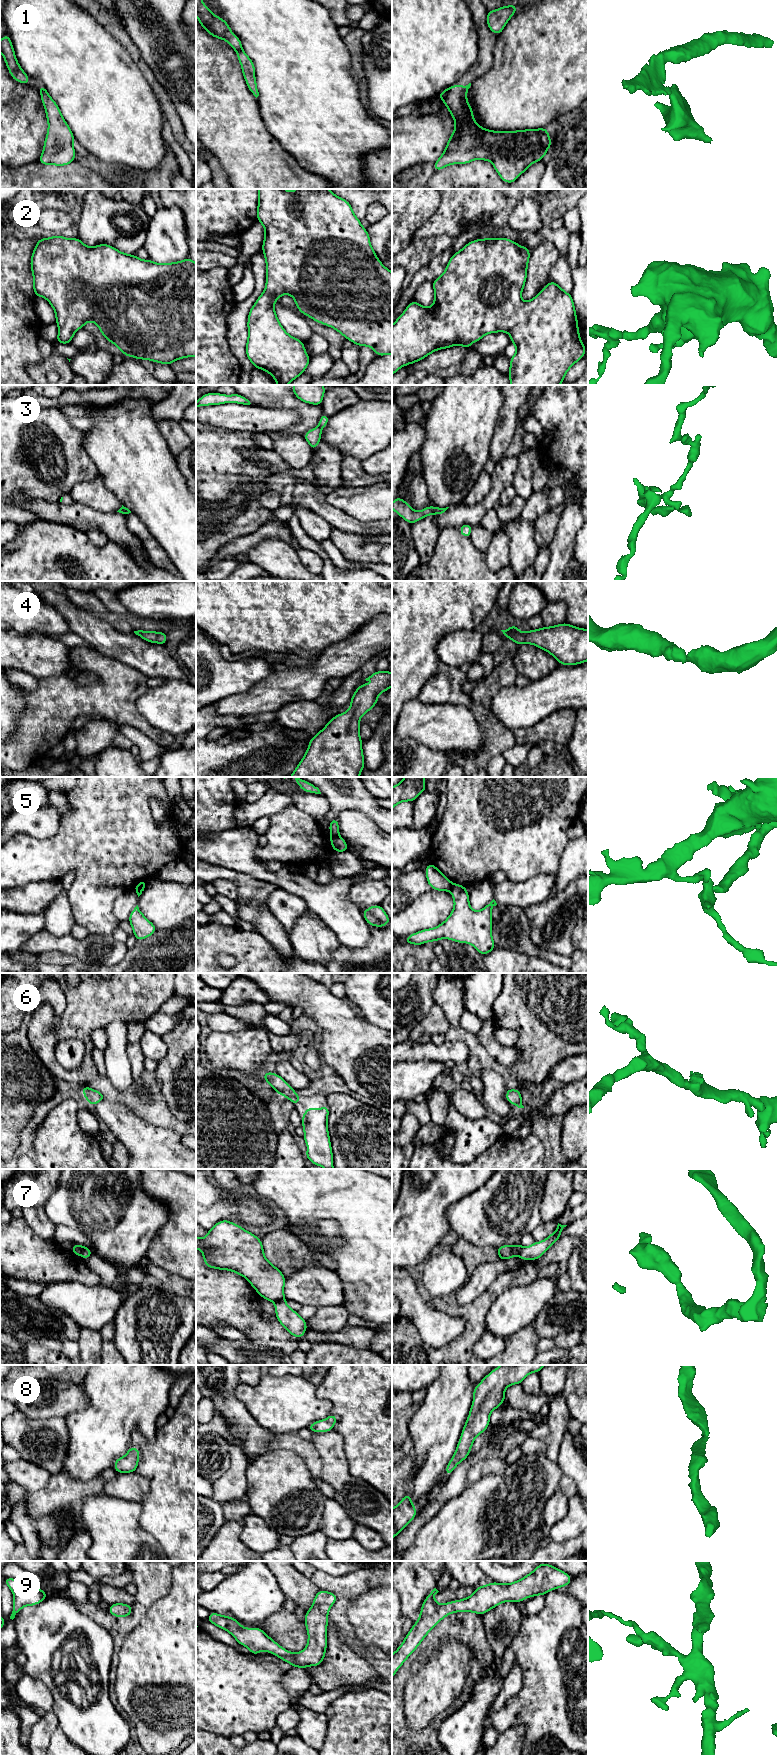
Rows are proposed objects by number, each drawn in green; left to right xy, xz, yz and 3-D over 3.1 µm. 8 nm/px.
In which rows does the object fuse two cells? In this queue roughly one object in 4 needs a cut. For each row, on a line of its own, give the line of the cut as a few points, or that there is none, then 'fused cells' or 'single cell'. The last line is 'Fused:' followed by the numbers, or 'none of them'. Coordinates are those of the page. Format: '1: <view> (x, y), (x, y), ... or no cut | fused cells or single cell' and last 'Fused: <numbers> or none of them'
1: yz (450, 88), (443, 100) | fused cells
2: no cut | single cell
3: yz (433, 507), (435, 513) | fused cells
4: no cut | single cell
5: xz (338, 834), (332, 836) | fused cells
6: no cut | single cell
7: xz (283, 1297), (274, 1302) | fused cells
8: no cut | single cell
9: no cut | single cell
Fused: 1, 3, 5, 7

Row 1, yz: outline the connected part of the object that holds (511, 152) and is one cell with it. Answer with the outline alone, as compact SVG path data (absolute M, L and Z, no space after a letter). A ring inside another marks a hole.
M471 83L465 87L461 86L460 84L451 86L448 94L443 100L452 118L455 120L455 130L452 132L443 154L433 164L434 171L439 171L451 164L467 164L476 159L481 159L490 161L493 164L493 167L503 182L514 183L531 164L543 160L548 148L552 145L553 142L550 140L547 128L544 127L540 129L526 129L518 131L492 131L482 128L474 121L473 110L471 105L467 102L467 90L470 88L470 86Z

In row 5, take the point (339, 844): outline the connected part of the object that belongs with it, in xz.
M338 836L330 837L330 844L332 845L334 852L345 852L348 851L347 842Z

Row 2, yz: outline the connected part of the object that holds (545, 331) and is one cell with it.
M485 238L469 242L460 251L453 254L444 273L439 278L432 281L434 287L434 304L431 307L426 308L413 300L392 325L392 376L403 366L418 362L434 351L453 347L455 345L462 345L469 350L469 347L473 342L481 340L486 334L507 332L511 336L511 343L513 343L517 349L515 355L510 358L508 377L511 385L560 385L563 382L567 371L578 360L585 356L586 346L583 345L580 339L578 319L576 317L573 298L570 293L565 292L554 281L547 283L545 288L532 300L524 302L521 299L521 294L527 278L527 266L529 263L530 252L531 251L527 247L520 246L515 241L508 238Z

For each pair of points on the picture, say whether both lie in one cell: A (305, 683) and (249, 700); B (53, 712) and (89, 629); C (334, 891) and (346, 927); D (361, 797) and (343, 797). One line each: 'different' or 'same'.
A: same
B: different
C: same
D: same

